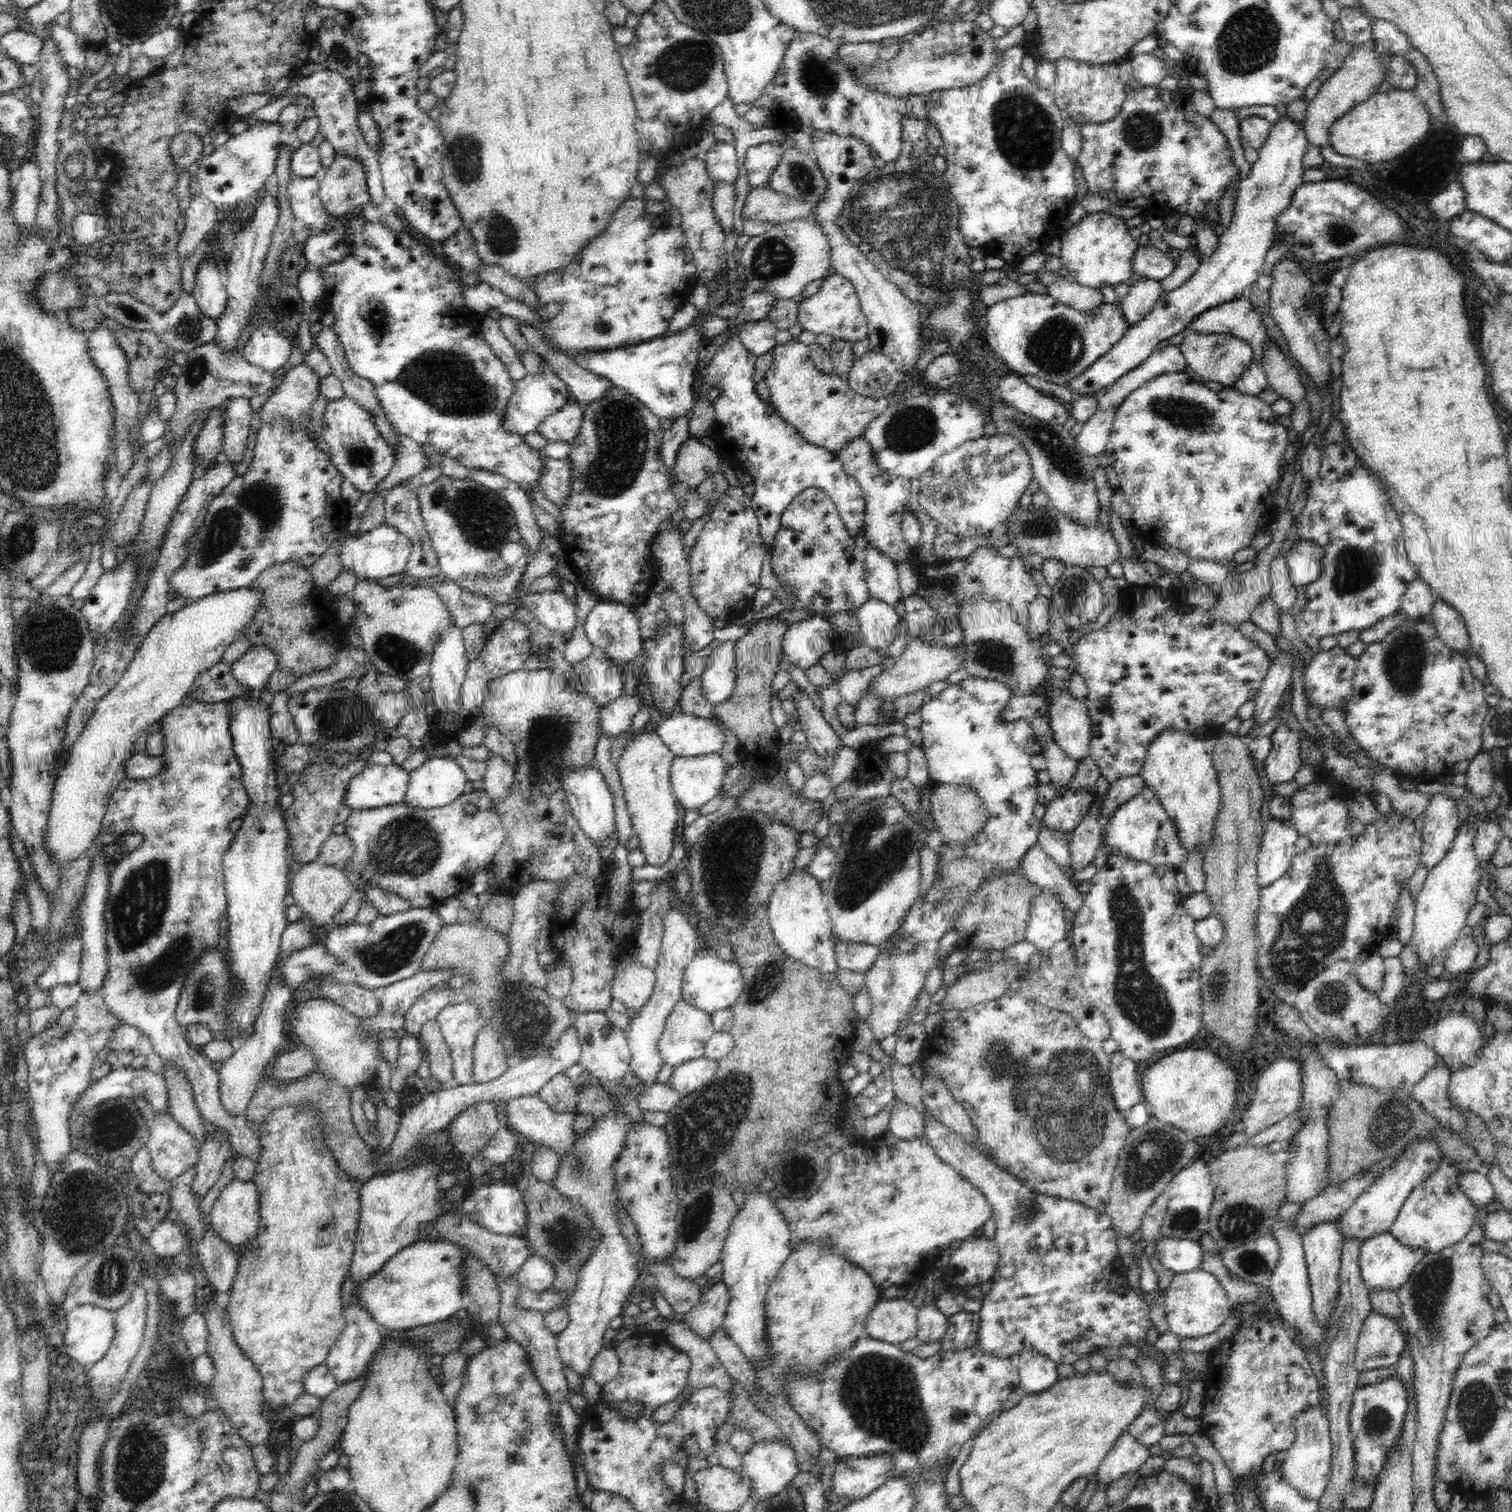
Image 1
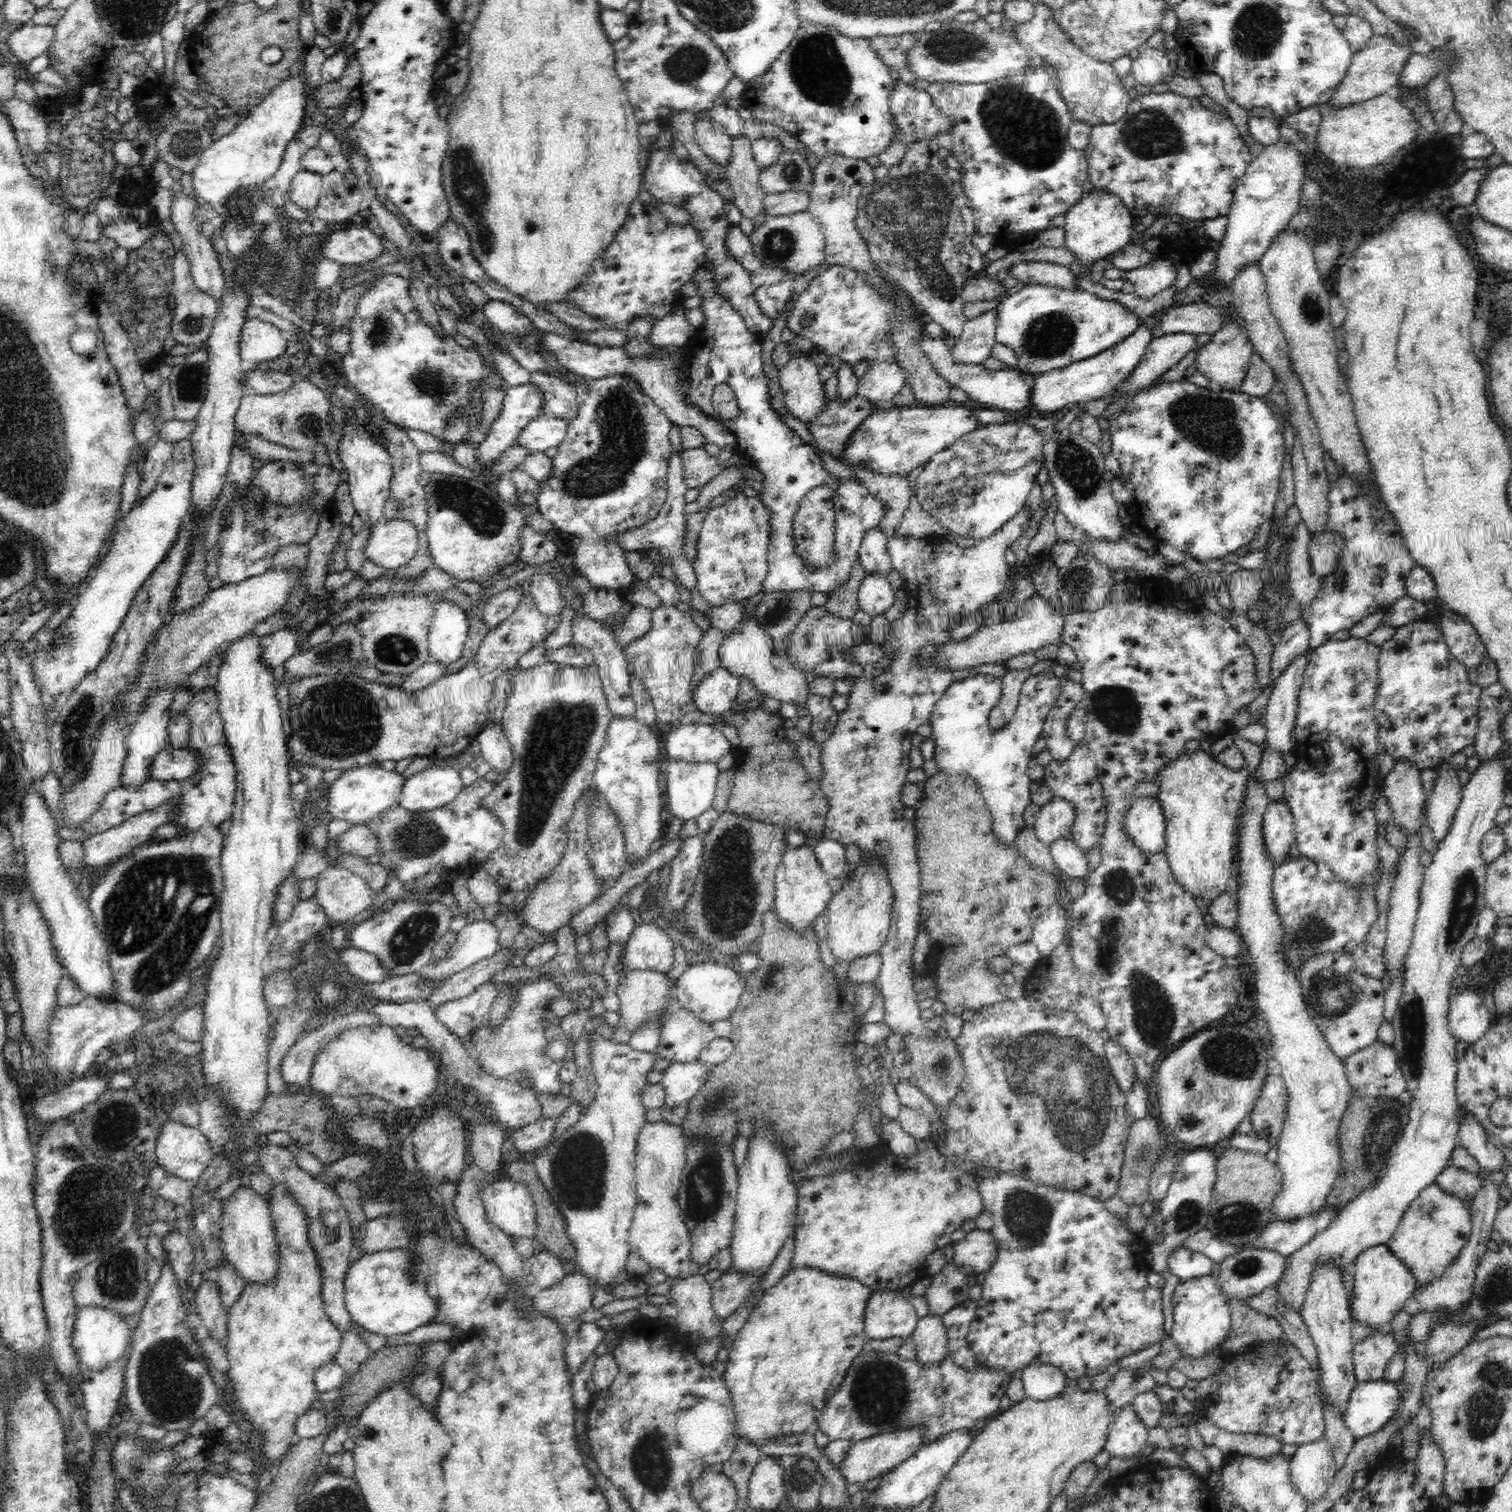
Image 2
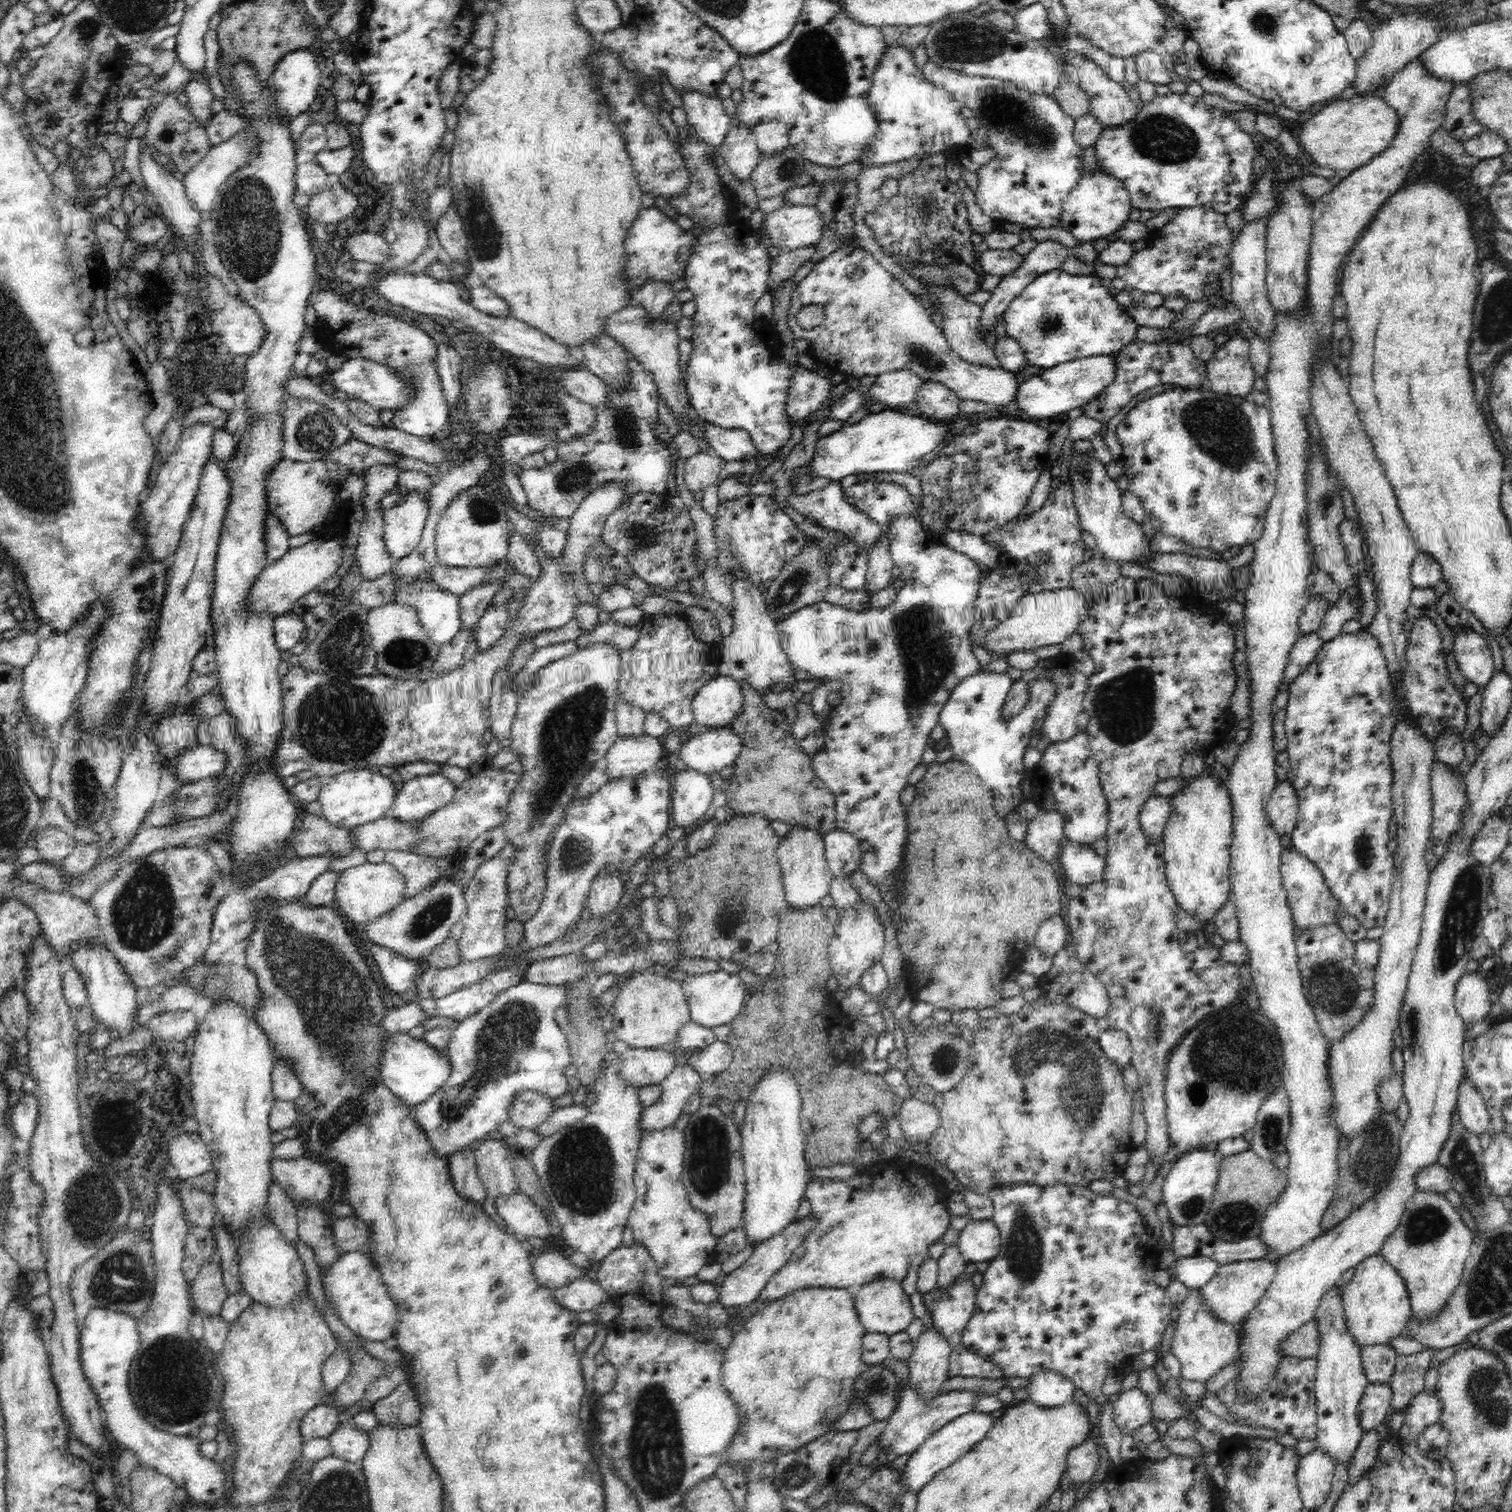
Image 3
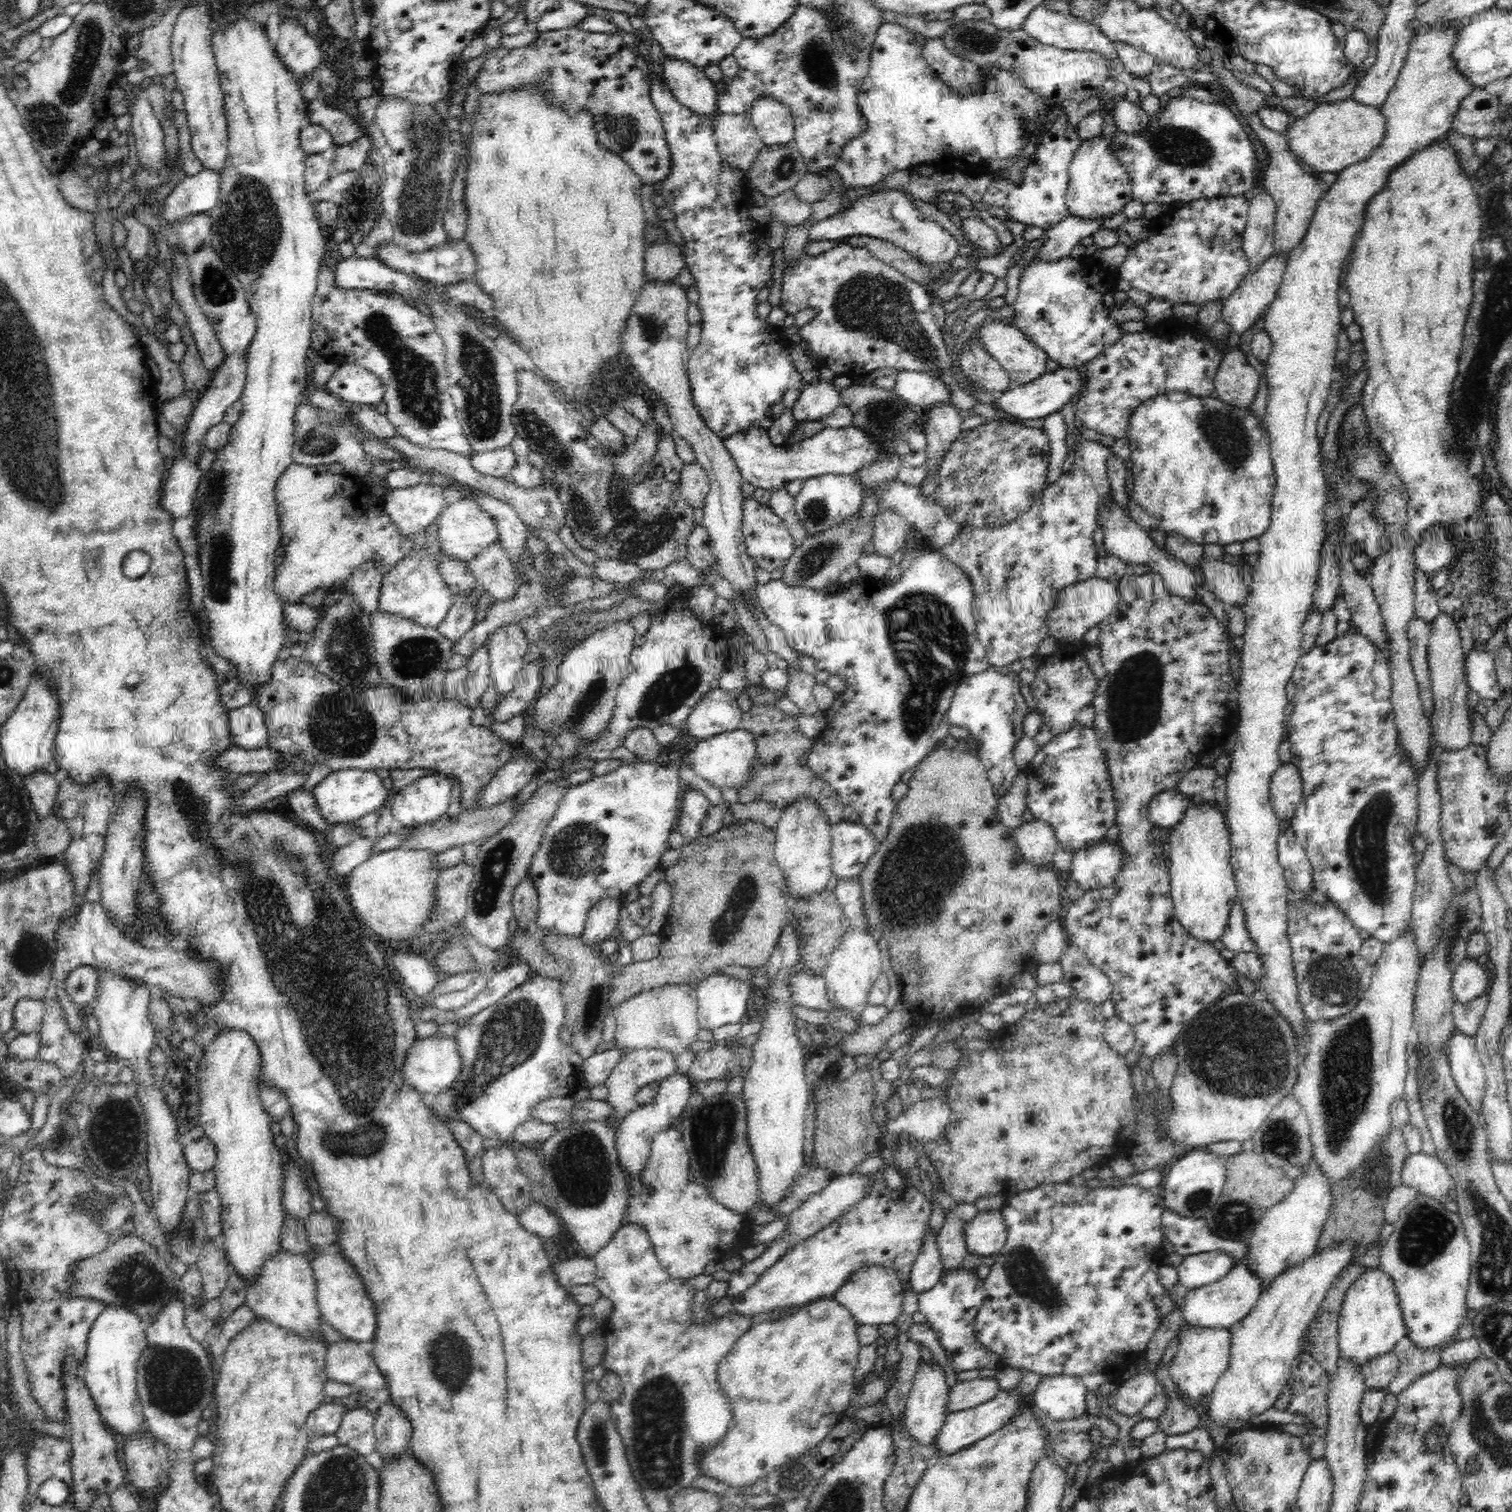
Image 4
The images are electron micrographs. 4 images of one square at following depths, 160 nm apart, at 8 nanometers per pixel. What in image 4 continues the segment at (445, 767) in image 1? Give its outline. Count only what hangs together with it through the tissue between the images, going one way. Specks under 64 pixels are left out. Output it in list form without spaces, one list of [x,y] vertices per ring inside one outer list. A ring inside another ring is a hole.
[[[440,774],[424,775],[396,794],[391,812],[397,828],[416,827],[447,815],[452,781]]]

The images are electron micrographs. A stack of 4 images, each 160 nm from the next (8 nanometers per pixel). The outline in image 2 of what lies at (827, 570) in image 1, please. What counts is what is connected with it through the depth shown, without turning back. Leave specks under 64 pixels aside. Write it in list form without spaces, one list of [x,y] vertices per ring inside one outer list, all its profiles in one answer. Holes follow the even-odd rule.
[[[826,485],[812,488],[800,502],[792,520],[792,535],[796,543],[796,553],[810,565],[810,569],[827,567],[833,561],[835,531],[835,508],[833,491]]]

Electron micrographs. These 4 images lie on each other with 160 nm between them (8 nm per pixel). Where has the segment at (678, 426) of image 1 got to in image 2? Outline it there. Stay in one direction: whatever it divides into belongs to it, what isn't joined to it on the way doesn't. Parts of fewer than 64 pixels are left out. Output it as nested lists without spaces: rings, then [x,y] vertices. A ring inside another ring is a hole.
[[[682,451],[679,454],[672,453],[670,460],[668,460],[668,494],[659,513],[652,520],[646,521],[646,524],[643,524],[641,527],[630,529],[619,535],[608,535],[607,538],[609,538],[609,542],[617,544],[620,548],[623,548],[626,551],[658,549],[658,551],[662,553],[662,557],[668,559],[668,564],[671,565],[675,572],[675,576],[677,576],[675,585],[685,586],[686,589],[691,591],[696,587],[697,576],[692,563],[686,558],[683,550],[687,520],[684,516],[684,505],[687,503],[687,501],[684,501],[684,494],[686,494],[687,484],[684,480],[683,460],[680,454],[682,454]]]

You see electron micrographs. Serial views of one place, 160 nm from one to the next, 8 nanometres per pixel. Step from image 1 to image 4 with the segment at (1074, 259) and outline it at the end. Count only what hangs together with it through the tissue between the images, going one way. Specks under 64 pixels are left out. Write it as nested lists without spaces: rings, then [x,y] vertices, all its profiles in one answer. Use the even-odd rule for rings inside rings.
[[[1098,136],[1092,140],[1084,140],[1080,144],[1080,148],[1076,150],[1074,158],[1070,161],[1070,182],[1066,194],[1066,207],[1068,214],[1080,217],[1080,219],[1105,219],[1114,216],[1114,214],[1122,212],[1123,207],[1133,199],[1133,187],[1125,166],[1123,166],[1114,155],[1111,138],[1103,138]]]

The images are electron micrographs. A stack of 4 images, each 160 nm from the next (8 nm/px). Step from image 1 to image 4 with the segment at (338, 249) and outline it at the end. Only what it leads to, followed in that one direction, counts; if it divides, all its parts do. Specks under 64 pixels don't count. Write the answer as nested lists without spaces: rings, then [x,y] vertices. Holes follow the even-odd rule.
[[[464,239],[454,240],[454,242],[449,241],[447,244],[432,248],[432,250],[418,253],[410,253],[399,249],[394,243],[386,243],[378,247],[375,257],[394,270],[405,272],[406,274],[416,273],[423,279],[428,279],[438,285],[468,280],[475,276],[477,270],[475,253]]]

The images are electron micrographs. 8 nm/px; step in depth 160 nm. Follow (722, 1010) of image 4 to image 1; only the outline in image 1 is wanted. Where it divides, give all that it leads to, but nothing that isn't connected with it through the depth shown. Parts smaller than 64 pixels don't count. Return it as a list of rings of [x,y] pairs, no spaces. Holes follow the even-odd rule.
[[[698,948],[692,960],[686,965],[681,999],[710,1015],[716,1010],[726,1010],[726,1008],[734,1006],[742,991],[741,966],[716,957],[708,951],[708,948]]]

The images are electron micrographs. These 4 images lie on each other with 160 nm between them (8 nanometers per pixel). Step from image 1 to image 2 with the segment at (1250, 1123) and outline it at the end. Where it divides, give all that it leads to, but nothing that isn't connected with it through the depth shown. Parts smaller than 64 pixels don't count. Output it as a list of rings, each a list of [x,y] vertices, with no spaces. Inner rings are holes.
[[[1268,1073],[1259,1092],[1259,1098],[1256,1100],[1254,1109],[1250,1114],[1250,1120],[1253,1127],[1252,1133],[1260,1138],[1266,1139],[1270,1147],[1279,1142],[1279,1137],[1287,1116],[1287,1106],[1288,1090],[1286,1089],[1282,1076],[1274,1076],[1274,1074]]]

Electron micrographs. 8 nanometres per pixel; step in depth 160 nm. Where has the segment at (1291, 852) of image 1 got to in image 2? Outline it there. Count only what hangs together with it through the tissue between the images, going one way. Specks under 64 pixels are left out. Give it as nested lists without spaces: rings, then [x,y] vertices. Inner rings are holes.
[[[1285,797],[1269,803],[1264,812],[1262,824],[1266,851],[1275,868],[1278,868],[1280,864],[1286,862],[1287,854],[1296,836],[1294,815]]]

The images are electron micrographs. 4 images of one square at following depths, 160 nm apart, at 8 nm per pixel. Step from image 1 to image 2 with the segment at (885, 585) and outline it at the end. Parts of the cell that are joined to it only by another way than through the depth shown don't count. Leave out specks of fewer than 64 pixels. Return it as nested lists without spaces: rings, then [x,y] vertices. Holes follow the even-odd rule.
[[[880,527],[866,531],[858,552],[863,570],[870,574],[880,573],[887,576],[893,569],[891,556],[887,549],[887,540]]]

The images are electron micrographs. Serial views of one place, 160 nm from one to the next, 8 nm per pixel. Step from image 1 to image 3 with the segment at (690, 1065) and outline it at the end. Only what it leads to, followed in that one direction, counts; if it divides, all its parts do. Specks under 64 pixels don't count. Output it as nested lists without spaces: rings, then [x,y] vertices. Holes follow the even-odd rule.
[[[688,1064],[677,1065],[660,1084],[660,1099],[641,1113],[640,1133],[682,1124],[684,1106],[698,1090],[701,1082],[702,1077]]]

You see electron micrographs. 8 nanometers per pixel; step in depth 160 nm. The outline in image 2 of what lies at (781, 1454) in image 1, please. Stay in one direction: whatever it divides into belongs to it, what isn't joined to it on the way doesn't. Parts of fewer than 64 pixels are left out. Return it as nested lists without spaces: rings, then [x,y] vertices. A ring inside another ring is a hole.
[[[762,1456],[748,1482],[747,1501],[756,1510],[774,1510],[785,1495],[784,1469],[776,1456]]]

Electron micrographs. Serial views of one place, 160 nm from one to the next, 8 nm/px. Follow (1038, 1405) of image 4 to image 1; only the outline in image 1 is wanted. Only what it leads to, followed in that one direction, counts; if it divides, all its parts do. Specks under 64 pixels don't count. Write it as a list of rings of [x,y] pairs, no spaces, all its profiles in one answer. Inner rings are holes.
[[[1025,1351],[1016,1356],[1019,1386],[1029,1394],[1036,1394],[1054,1386],[1059,1380],[1057,1363],[1043,1354]]]

